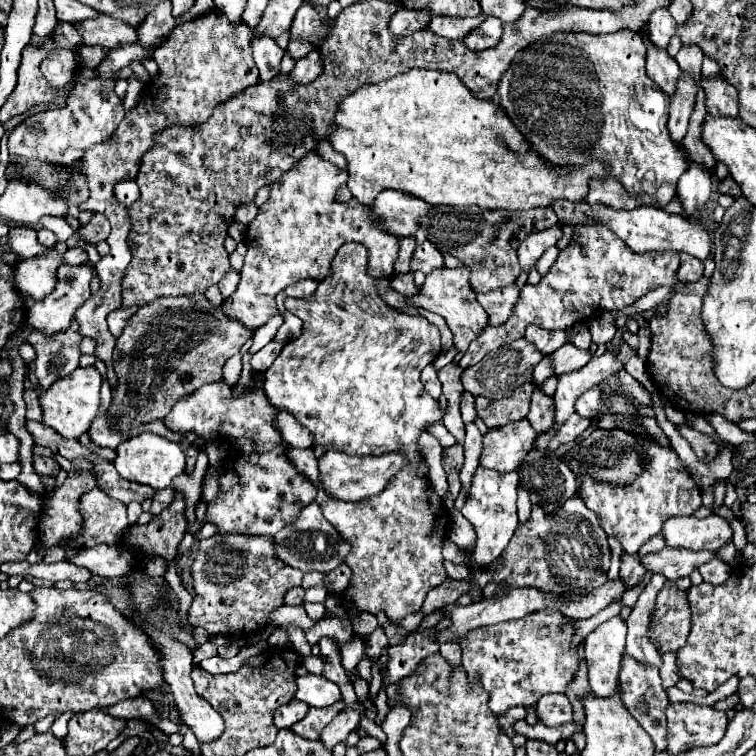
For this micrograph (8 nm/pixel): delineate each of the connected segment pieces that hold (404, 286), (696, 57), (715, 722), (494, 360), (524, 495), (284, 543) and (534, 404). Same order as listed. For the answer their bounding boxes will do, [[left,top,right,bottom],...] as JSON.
[[390,272,420,298],[676,43,702,85],[668,703,726,753],[462,337,542,399],[517,484,531,523],[276,501,350,573],[526,387,554,433]]

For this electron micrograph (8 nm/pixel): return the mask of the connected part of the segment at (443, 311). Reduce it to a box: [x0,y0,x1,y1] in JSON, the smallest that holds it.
[410,267,490,353]

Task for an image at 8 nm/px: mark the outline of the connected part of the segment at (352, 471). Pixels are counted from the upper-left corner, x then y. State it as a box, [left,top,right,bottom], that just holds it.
[318,451,410,501]

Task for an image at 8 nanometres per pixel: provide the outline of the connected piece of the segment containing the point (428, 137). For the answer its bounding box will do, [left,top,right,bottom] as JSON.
[328,69,604,211]

